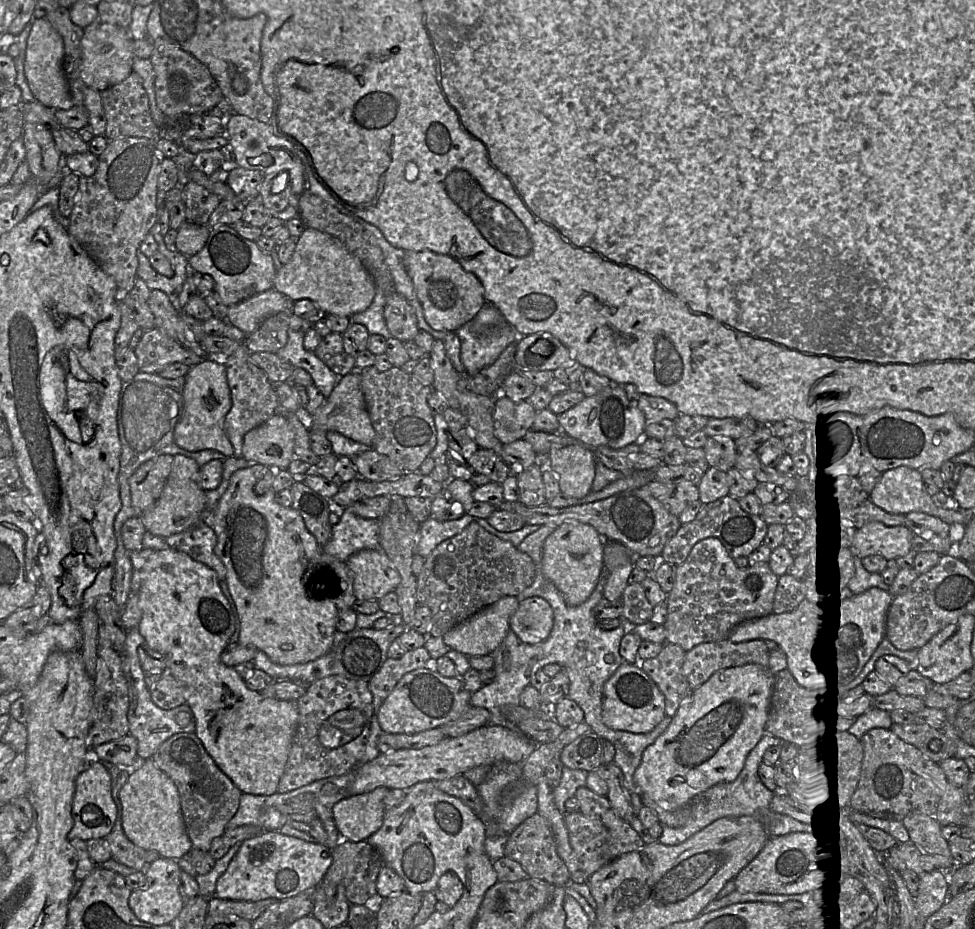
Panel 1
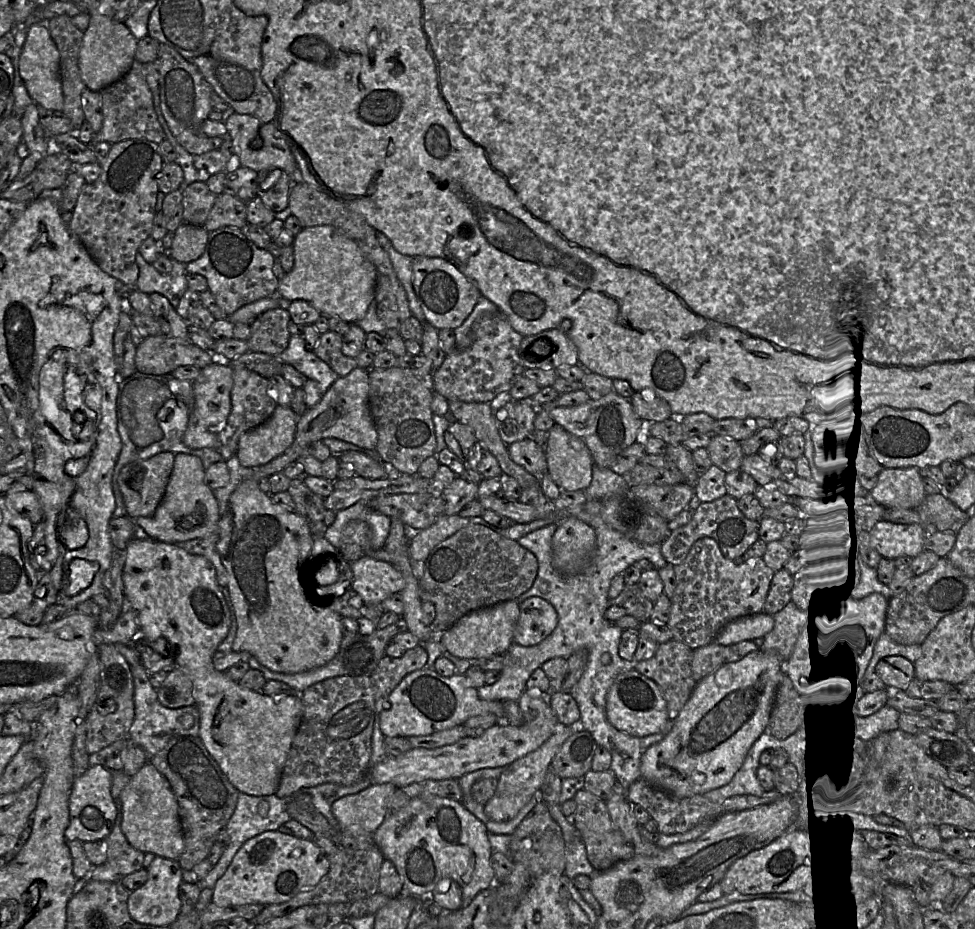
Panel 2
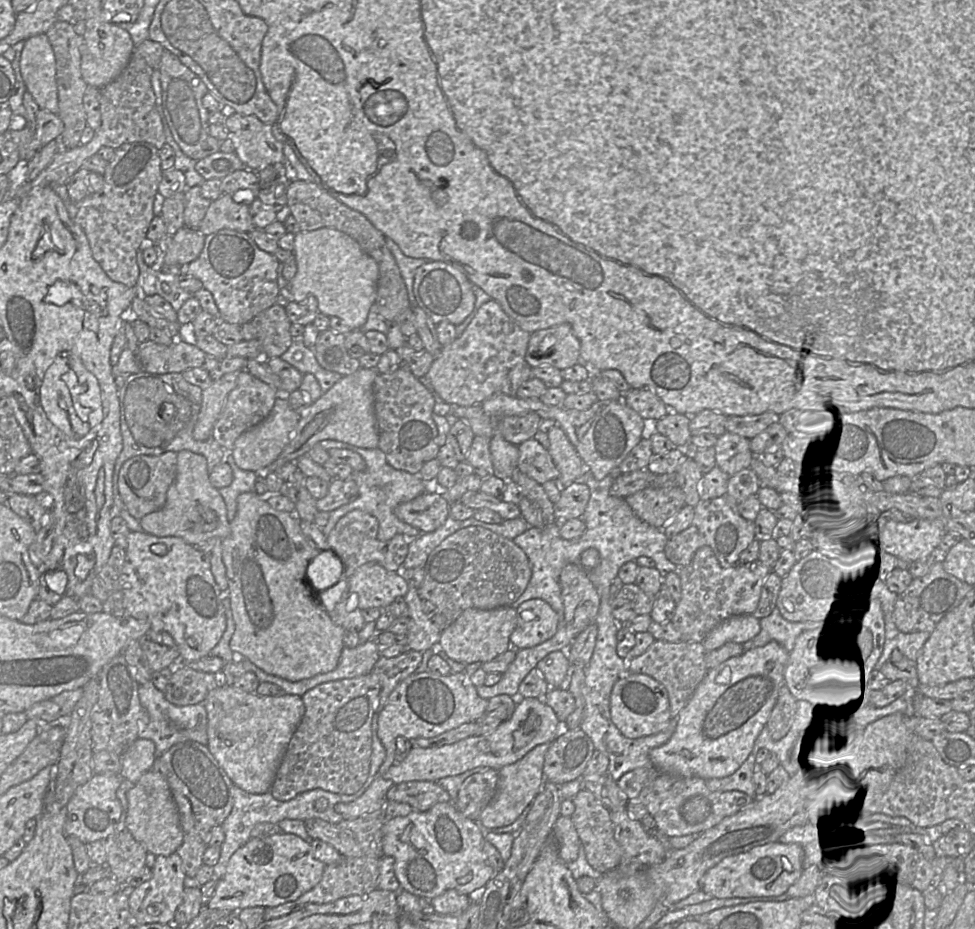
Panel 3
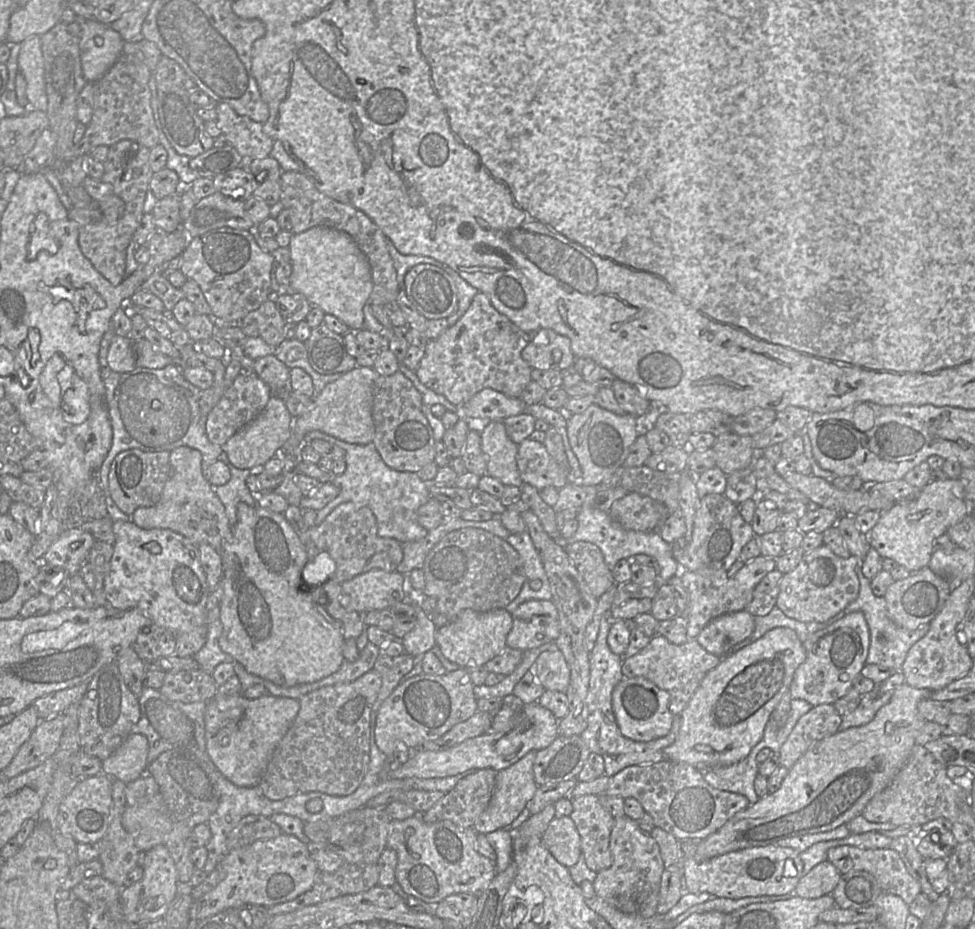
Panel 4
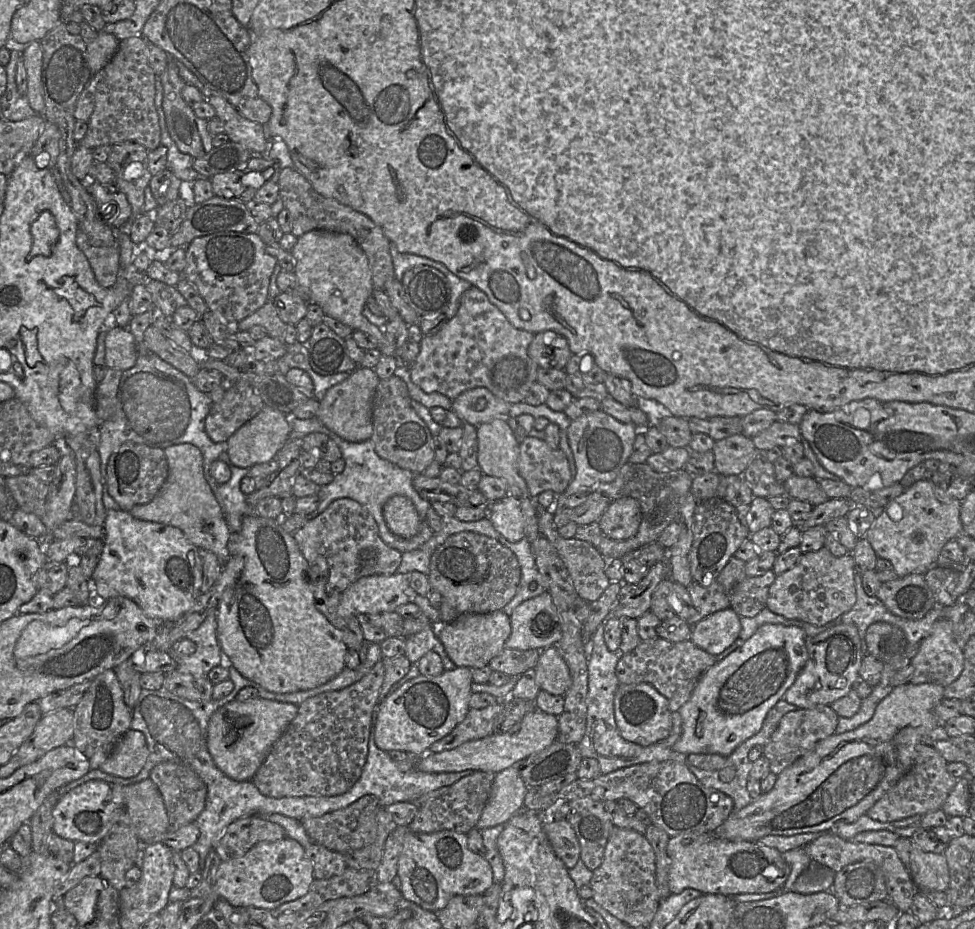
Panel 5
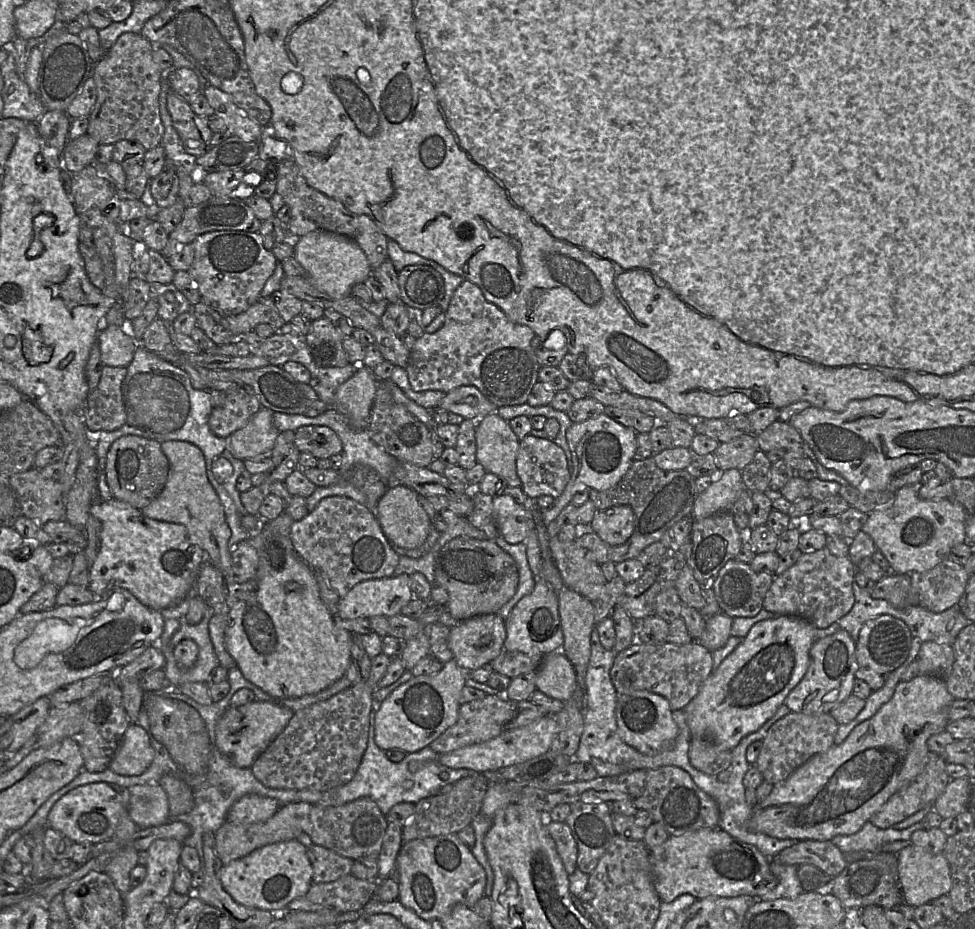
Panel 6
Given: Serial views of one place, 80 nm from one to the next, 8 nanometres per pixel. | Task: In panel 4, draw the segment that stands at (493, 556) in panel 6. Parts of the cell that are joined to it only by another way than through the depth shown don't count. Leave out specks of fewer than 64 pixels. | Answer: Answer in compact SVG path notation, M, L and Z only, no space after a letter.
M474 527L446 534L428 553L423 570L425 587L420 594L437 599L431 615L437 629L467 608L482 612L505 608L518 596L526 580L518 551L503 538Z

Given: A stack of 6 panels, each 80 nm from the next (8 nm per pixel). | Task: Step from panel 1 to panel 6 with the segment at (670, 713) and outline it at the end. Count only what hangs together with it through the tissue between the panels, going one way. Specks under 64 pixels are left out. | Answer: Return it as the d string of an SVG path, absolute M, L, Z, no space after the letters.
M635 641L616 654L610 677L618 696L635 691L652 692L666 698L672 711L676 711L683 710L698 694L702 684L712 673L712 667L712 652L699 641L687 644L649 644Z

